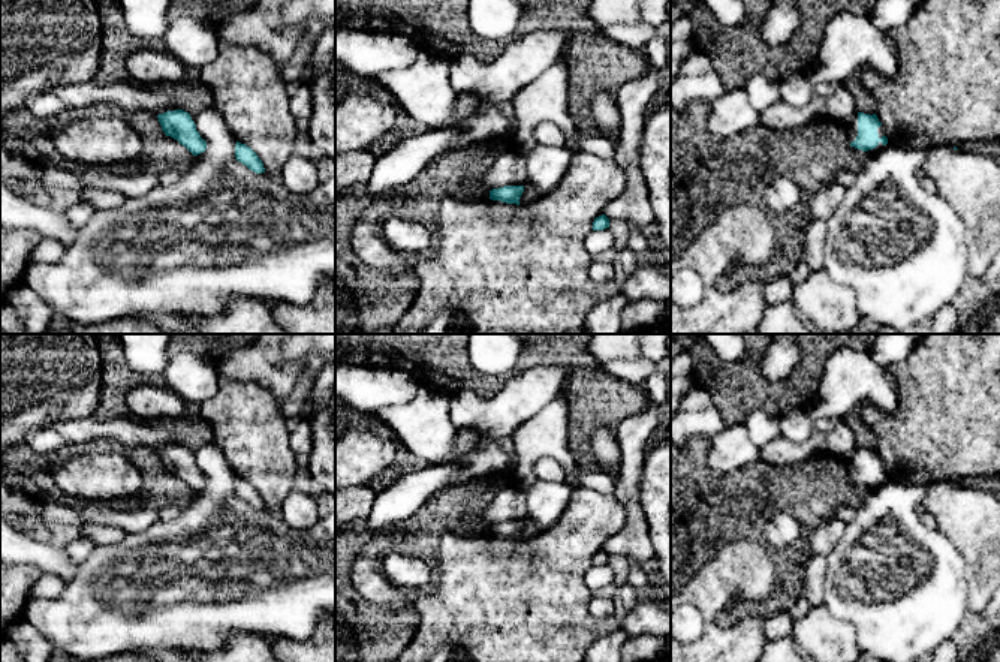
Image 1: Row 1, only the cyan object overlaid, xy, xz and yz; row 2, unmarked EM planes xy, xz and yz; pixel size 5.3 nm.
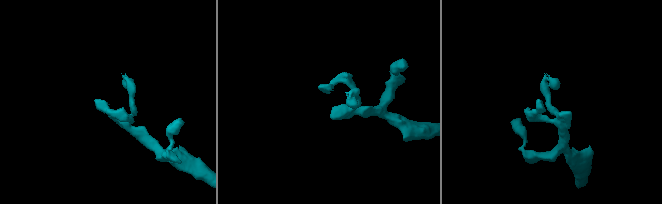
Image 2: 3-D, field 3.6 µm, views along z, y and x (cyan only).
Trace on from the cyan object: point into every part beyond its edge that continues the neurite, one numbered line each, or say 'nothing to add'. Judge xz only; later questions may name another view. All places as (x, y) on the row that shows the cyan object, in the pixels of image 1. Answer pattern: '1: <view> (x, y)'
nothing to add

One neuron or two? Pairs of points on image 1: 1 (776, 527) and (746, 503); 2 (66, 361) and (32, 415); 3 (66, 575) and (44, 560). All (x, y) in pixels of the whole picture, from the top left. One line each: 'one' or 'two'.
1: two
2: one
3: one

